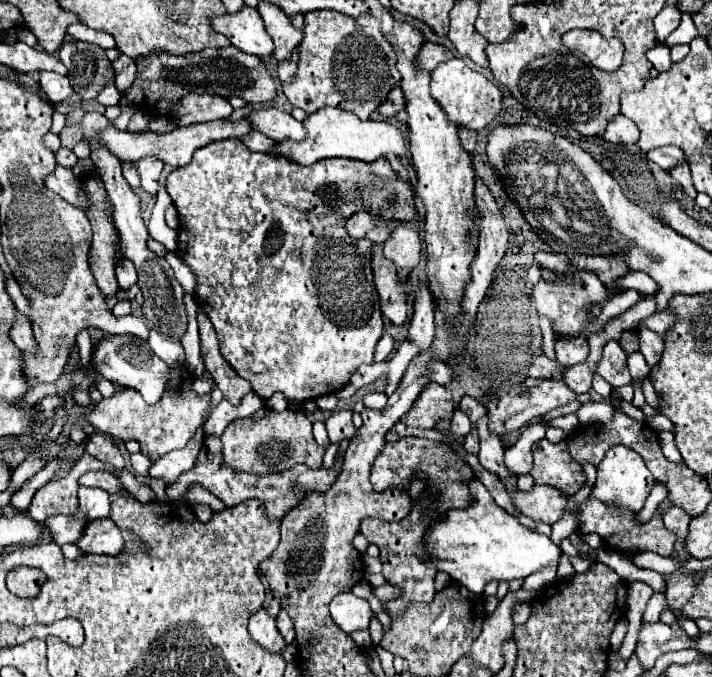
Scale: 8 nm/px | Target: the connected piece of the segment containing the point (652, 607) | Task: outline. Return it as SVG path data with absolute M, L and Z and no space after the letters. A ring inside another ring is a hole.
M654 592L654 596L650 598L646 612L644 612L644 622L658 622L662 610L668 610L668 602L666 602L666 592Z

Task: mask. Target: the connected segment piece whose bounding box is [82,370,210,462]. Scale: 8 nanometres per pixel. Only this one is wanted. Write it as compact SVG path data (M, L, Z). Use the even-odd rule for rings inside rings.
M174 370L172 384L166 388L162 402L154 406L146 404L136 390L122 388L114 392L110 398L102 398L96 404L96 408L92 406L84 408L82 416L88 424L92 424L100 432L112 434L114 438L120 438L120 440L128 440L128 438L138 440L144 456L148 456L154 462L172 450L184 448L188 440L194 436L196 428L202 424L208 408L210 408L210 394L196 396L190 388L190 376L182 376ZM176 380L178 380L178 388L176 388Z

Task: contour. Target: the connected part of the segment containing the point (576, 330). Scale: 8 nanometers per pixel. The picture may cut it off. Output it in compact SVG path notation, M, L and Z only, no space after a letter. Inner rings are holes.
M536 250L534 260L540 262L542 266L550 268L550 270L558 270L560 274L568 274L566 282L548 284L548 282L540 280L538 286L532 292L538 316L546 316L550 320L550 324L552 324L552 330L558 336L582 336L582 338L588 338L590 334L598 334L598 332L604 330L604 326L612 318L620 316L622 312L632 308L642 298L639 292L634 289L610 296L606 286L600 282L600 278L596 274L578 274L574 268L570 268L570 264L568 264L570 260L568 260L566 254ZM592 306L600 306L600 314L598 316L590 316L590 308Z

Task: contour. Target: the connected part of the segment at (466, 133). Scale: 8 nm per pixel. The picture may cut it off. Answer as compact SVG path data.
M460 126L460 140L462 140L462 146L472 152L476 148L476 138L478 138L478 132L468 128L468 126Z

